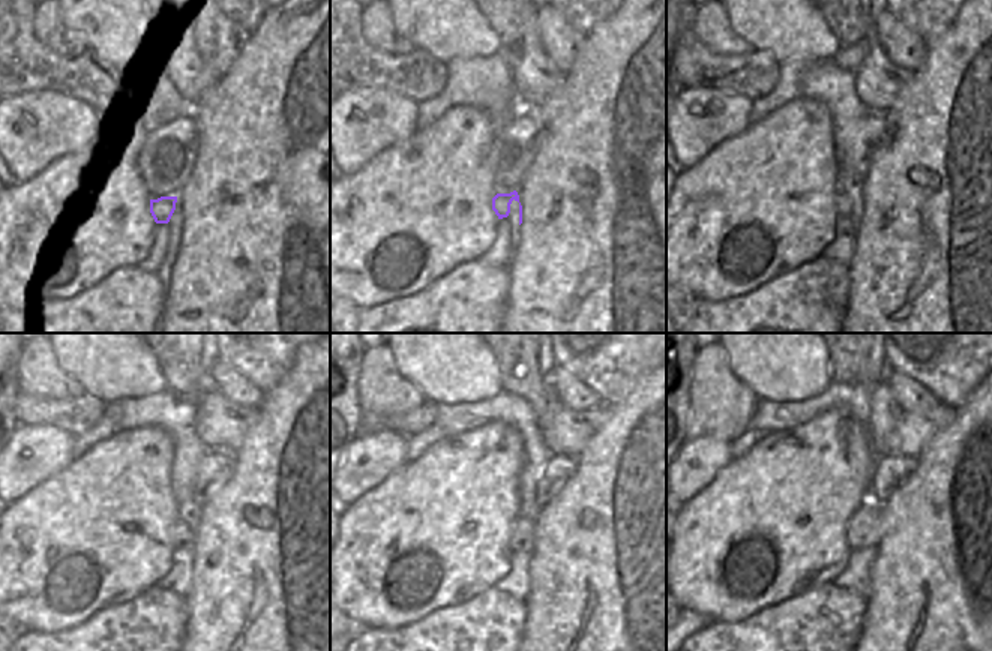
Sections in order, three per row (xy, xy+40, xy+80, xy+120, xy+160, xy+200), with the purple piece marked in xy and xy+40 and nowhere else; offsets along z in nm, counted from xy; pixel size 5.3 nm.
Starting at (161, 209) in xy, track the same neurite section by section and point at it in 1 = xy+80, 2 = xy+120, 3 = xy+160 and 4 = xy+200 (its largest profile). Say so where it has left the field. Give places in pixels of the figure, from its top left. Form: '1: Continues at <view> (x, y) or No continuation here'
1: Continues at xy+80 (848, 198)
2: Continues at xy+120 (183, 536)
3: Continues at xy+160 (523, 533)
4: Continues at xy+200 (863, 528).

